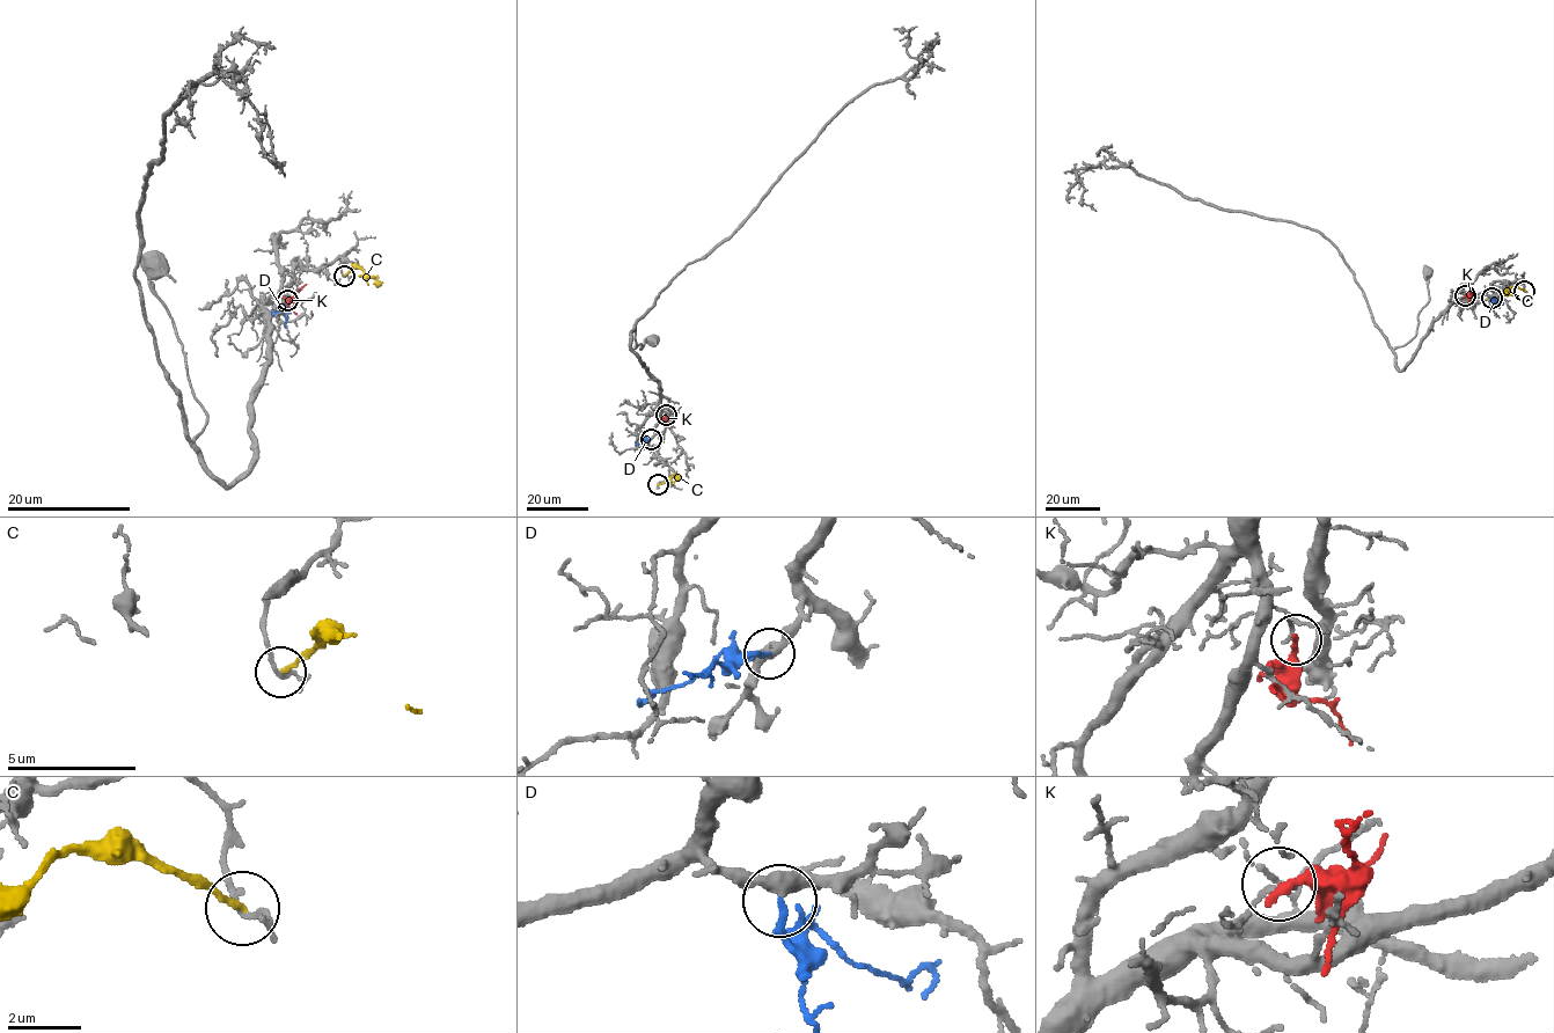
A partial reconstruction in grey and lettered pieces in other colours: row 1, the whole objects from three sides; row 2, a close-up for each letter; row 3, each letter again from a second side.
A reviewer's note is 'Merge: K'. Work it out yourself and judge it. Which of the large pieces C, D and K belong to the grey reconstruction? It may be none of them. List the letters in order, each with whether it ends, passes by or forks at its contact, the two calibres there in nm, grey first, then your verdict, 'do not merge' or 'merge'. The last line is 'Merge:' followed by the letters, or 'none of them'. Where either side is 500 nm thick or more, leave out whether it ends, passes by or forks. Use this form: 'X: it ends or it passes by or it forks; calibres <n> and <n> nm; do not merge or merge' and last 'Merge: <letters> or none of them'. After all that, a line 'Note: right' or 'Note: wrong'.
C: it ends; calibres 140 and 160 nm; do not merge
D: it ends; calibres 360 and 200 nm; do not merge
K: it ends; calibres 150 and 240 nm; do not merge
Merge: none of them
Note: wrong

